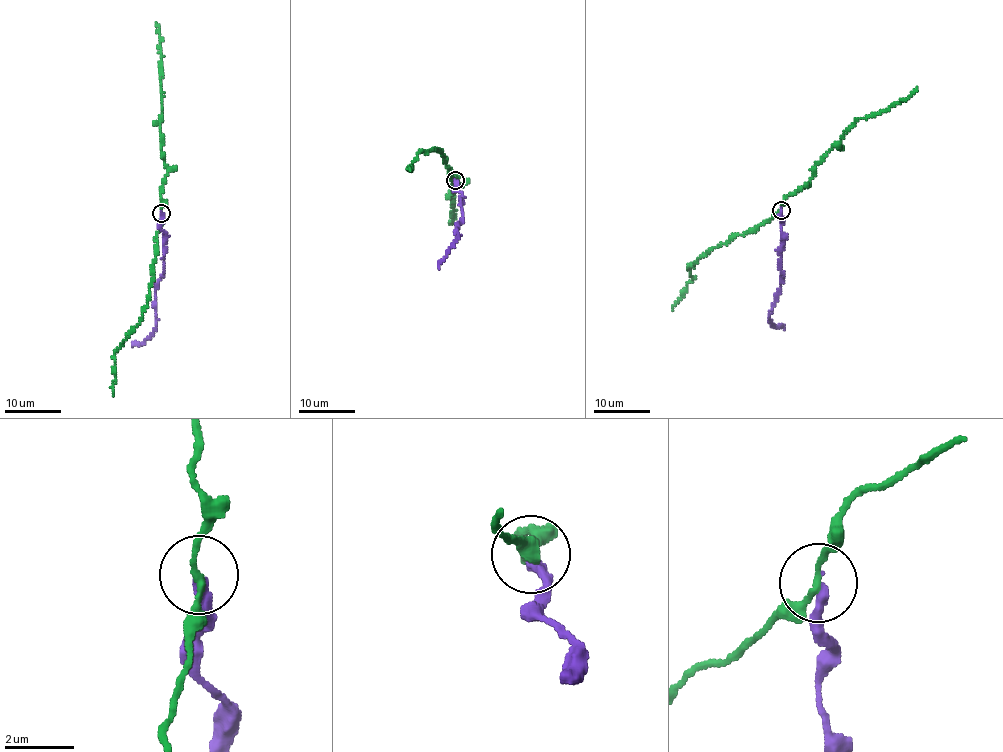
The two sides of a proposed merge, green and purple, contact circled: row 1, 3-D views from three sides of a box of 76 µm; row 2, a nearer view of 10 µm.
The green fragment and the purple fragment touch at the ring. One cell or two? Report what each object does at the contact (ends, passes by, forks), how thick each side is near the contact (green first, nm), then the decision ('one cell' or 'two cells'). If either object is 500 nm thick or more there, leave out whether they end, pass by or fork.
green passes by | purple ends | 150/280 nm | two cells

